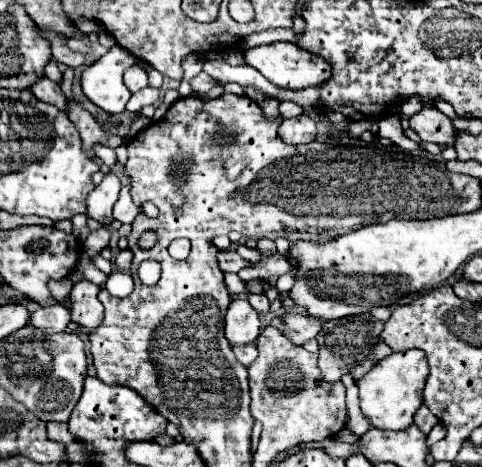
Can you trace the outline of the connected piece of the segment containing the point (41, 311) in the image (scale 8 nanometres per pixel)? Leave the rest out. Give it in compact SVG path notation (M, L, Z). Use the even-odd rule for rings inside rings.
M63 306L37 308L35 312L31 312L31 324L35 326L35 330L39 330L43 334L63 332L69 322L71 322L71 314Z

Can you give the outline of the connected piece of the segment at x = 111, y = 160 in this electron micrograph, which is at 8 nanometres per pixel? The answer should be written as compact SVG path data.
M95 144L95 146L93 146L93 152L95 152L95 156L99 156L99 158L103 160L103 164L107 164L107 166L115 164L115 160L117 160L115 150L113 150L113 148L107 148L107 146L103 146L103 144Z

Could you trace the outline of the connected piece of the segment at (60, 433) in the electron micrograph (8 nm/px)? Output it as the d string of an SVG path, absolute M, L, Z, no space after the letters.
M47 422L47 436L51 440L63 442L63 444L73 444L77 438L69 432L69 426L65 422Z

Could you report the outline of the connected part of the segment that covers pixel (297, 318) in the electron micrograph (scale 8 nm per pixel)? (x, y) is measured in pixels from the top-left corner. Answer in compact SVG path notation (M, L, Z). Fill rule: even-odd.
M287 312L283 316L283 320L285 320L285 326L287 326L283 334L293 344L299 344L299 346L305 344L307 340L315 338L317 332L321 330L321 324L323 324L323 320L315 320L311 316L303 314L303 312Z

